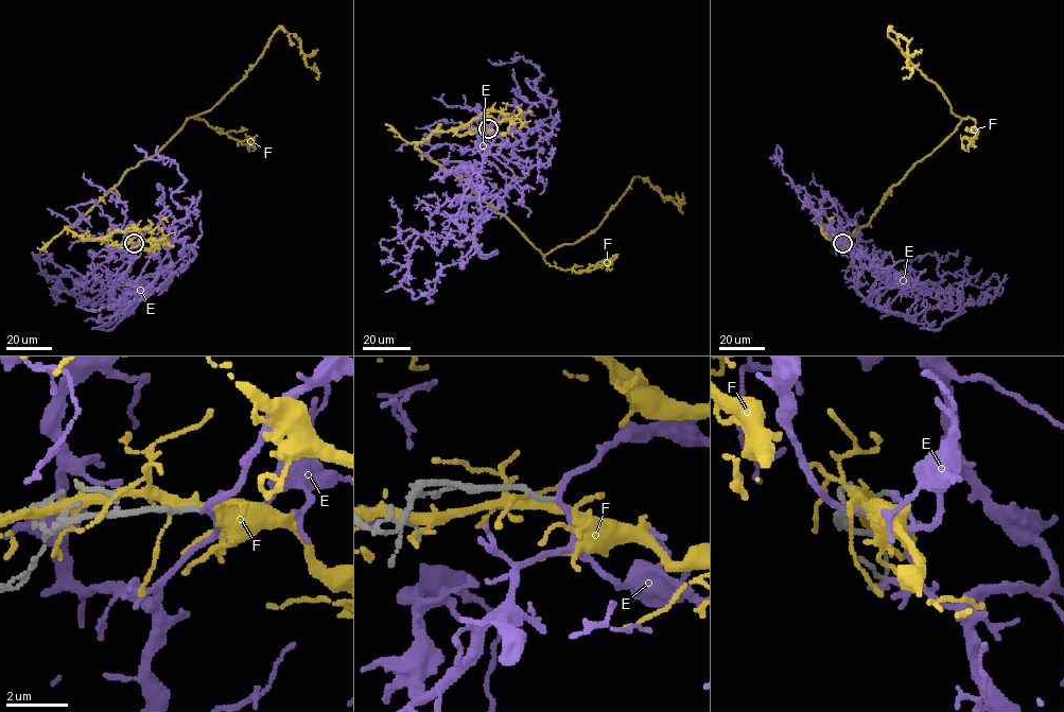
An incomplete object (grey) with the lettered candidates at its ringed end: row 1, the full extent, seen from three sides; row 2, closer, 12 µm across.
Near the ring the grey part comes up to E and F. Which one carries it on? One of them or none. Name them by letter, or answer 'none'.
none

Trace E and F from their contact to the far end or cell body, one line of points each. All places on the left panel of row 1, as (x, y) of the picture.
E: (135, 243), (122, 277), (141, 291), (187, 210), (171, 197), (185, 181), (177, 165), (134, 144)
F: (134, 243), (83, 239), (66, 228), (189, 118), (209, 110), (280, 27), (293, 33), (317, 79)

